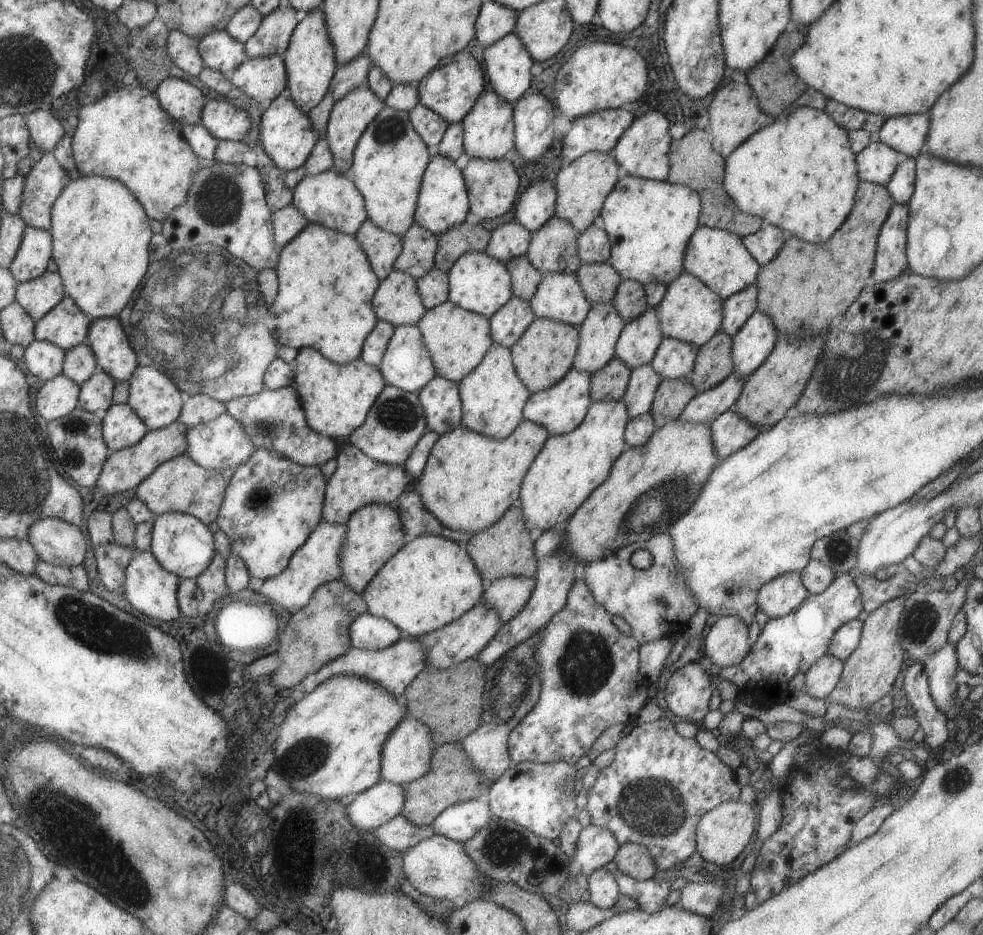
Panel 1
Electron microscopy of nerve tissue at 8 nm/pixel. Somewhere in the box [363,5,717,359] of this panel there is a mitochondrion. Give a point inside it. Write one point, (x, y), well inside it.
(388, 129)

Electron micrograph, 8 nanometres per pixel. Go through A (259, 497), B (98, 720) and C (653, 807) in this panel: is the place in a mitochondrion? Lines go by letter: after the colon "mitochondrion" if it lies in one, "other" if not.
A: mitochondrion
B: other
C: mitochondrion

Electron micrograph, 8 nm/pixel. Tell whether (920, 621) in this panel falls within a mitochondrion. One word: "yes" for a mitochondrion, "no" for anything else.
yes

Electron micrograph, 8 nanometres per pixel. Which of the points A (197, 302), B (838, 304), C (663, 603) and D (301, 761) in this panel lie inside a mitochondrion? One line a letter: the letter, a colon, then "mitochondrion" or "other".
A: mitochondrion
B: other
C: other
D: mitochondrion

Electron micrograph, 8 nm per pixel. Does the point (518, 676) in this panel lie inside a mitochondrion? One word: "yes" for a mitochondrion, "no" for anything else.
yes

